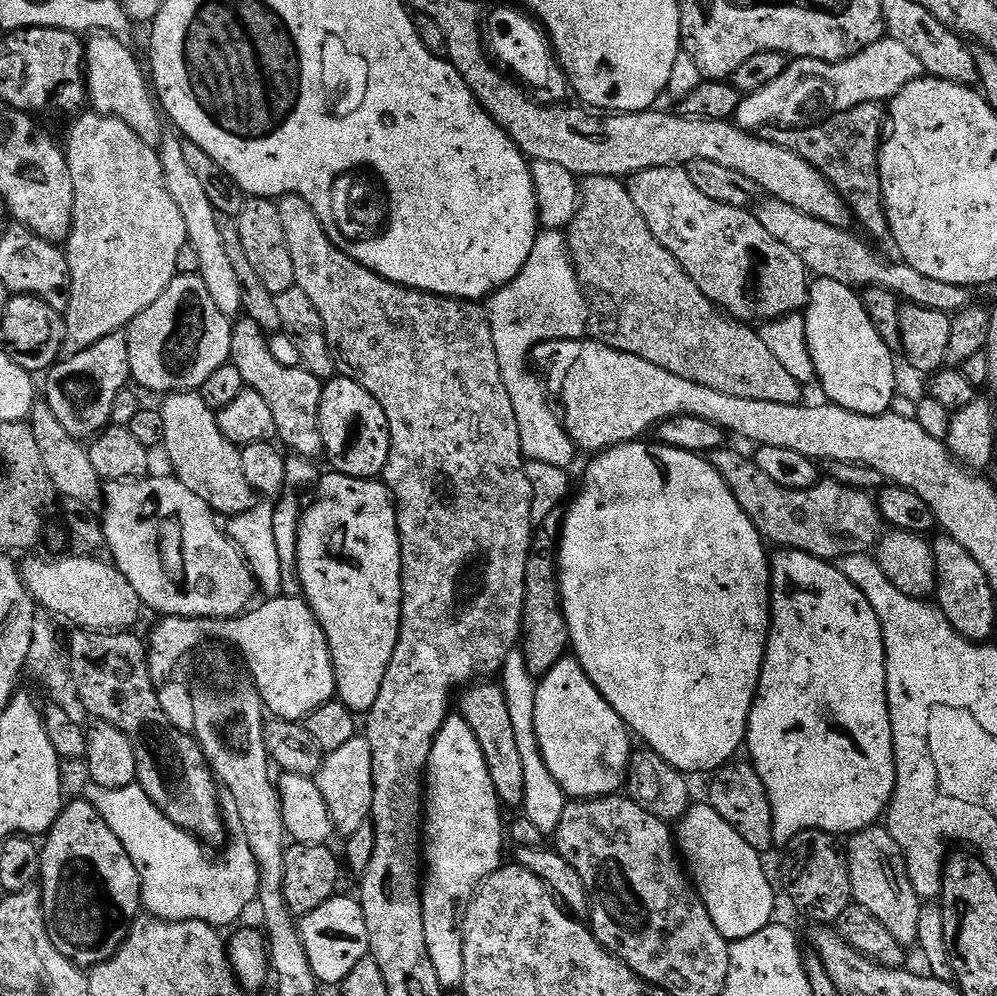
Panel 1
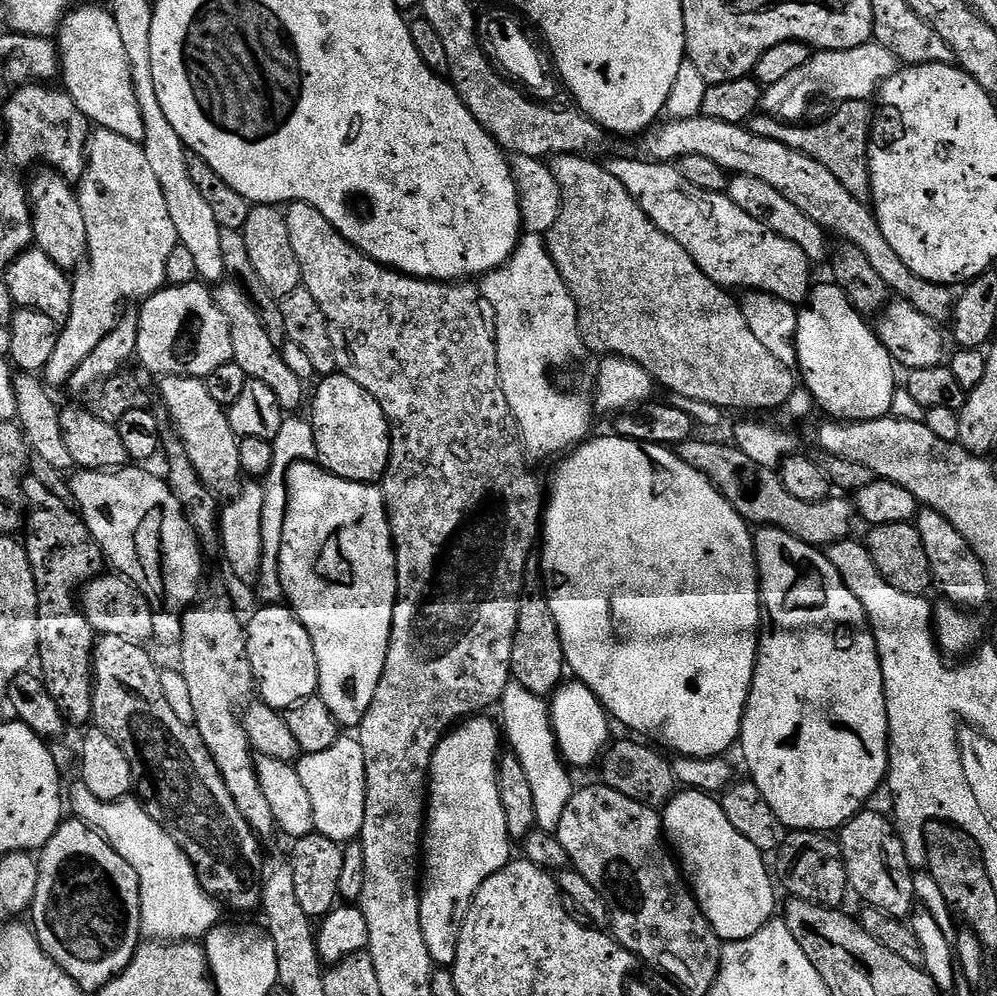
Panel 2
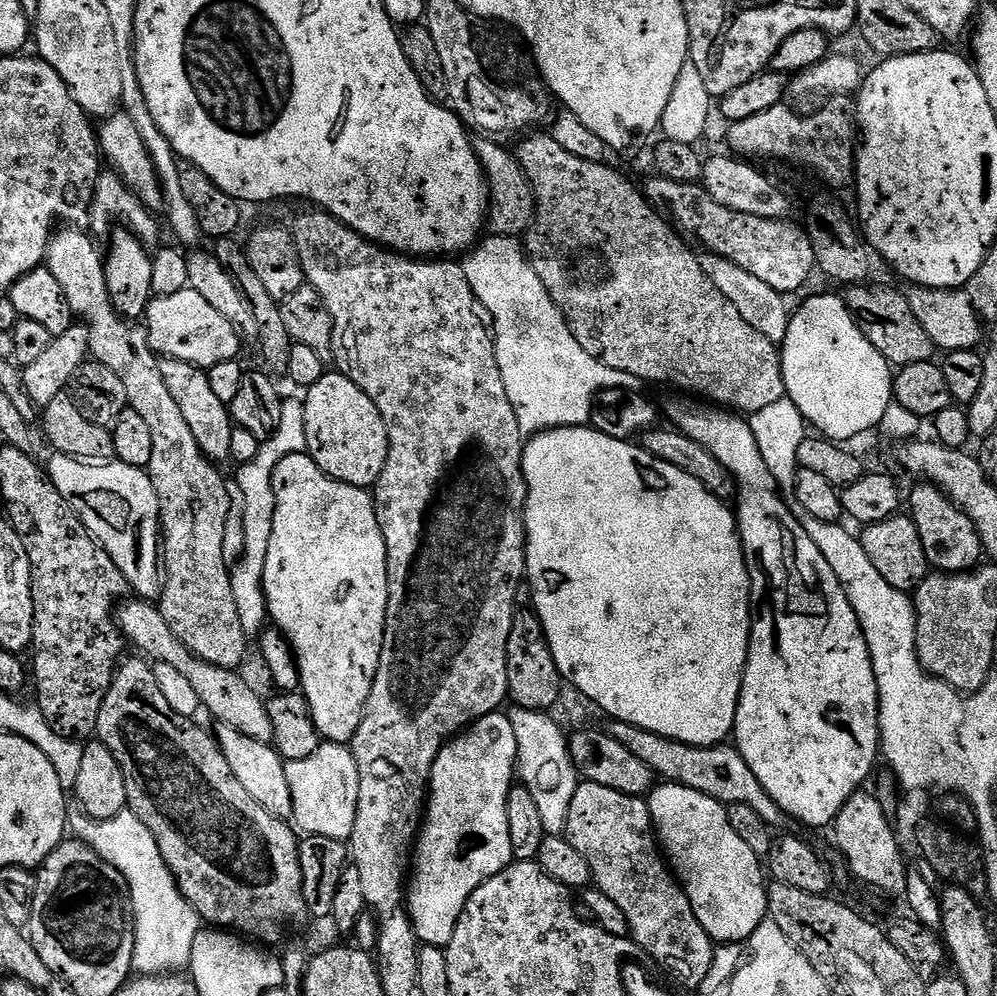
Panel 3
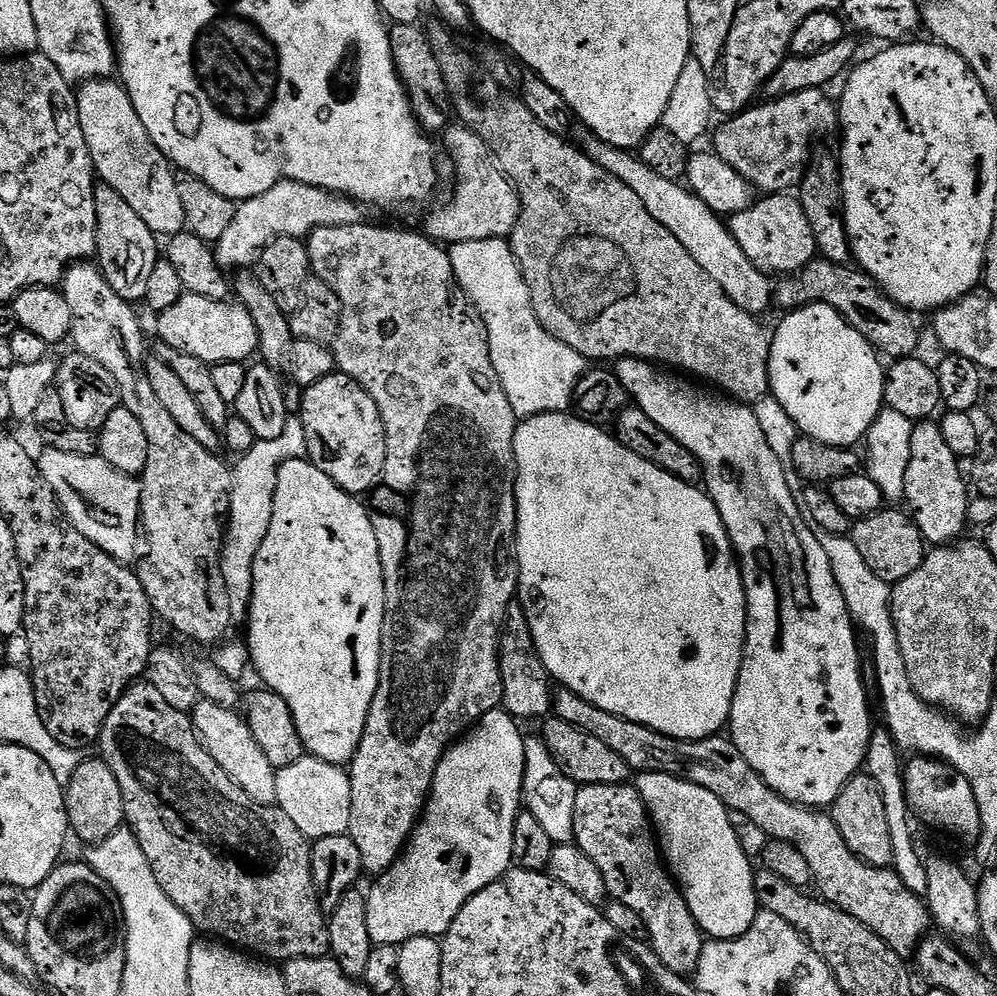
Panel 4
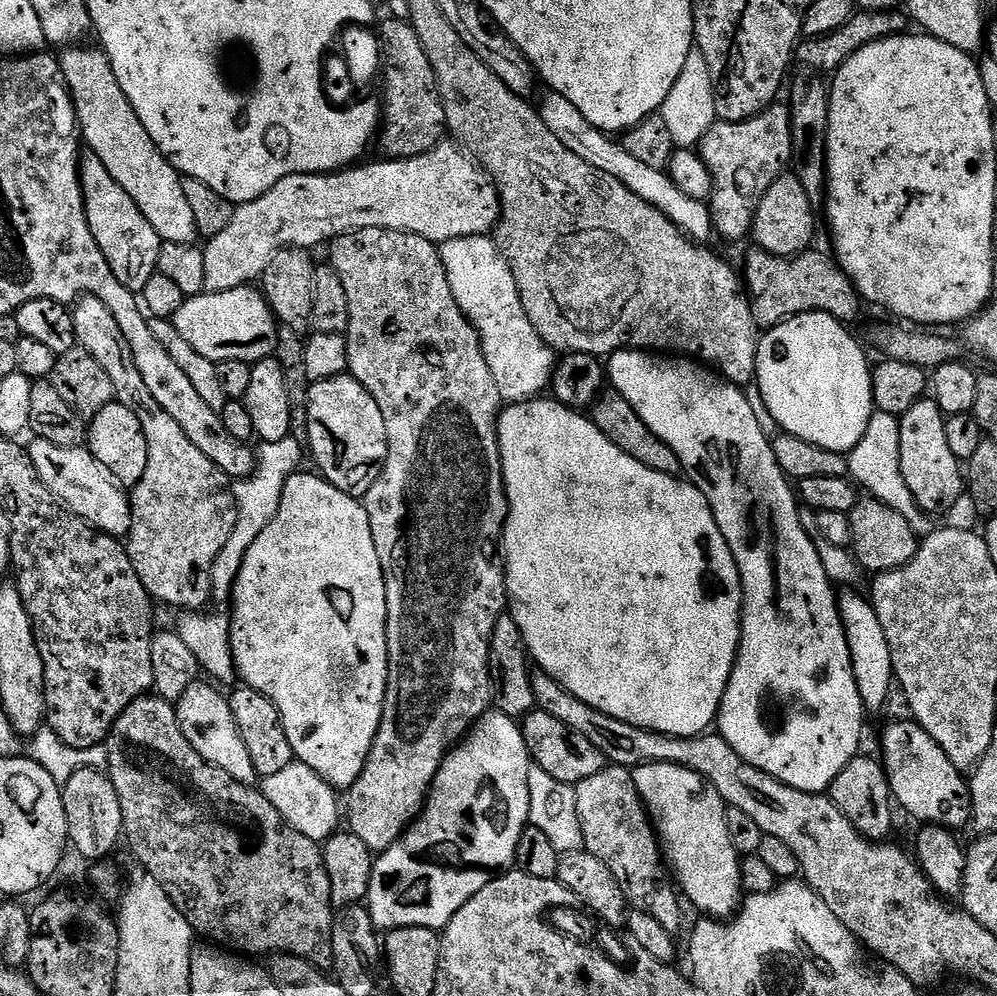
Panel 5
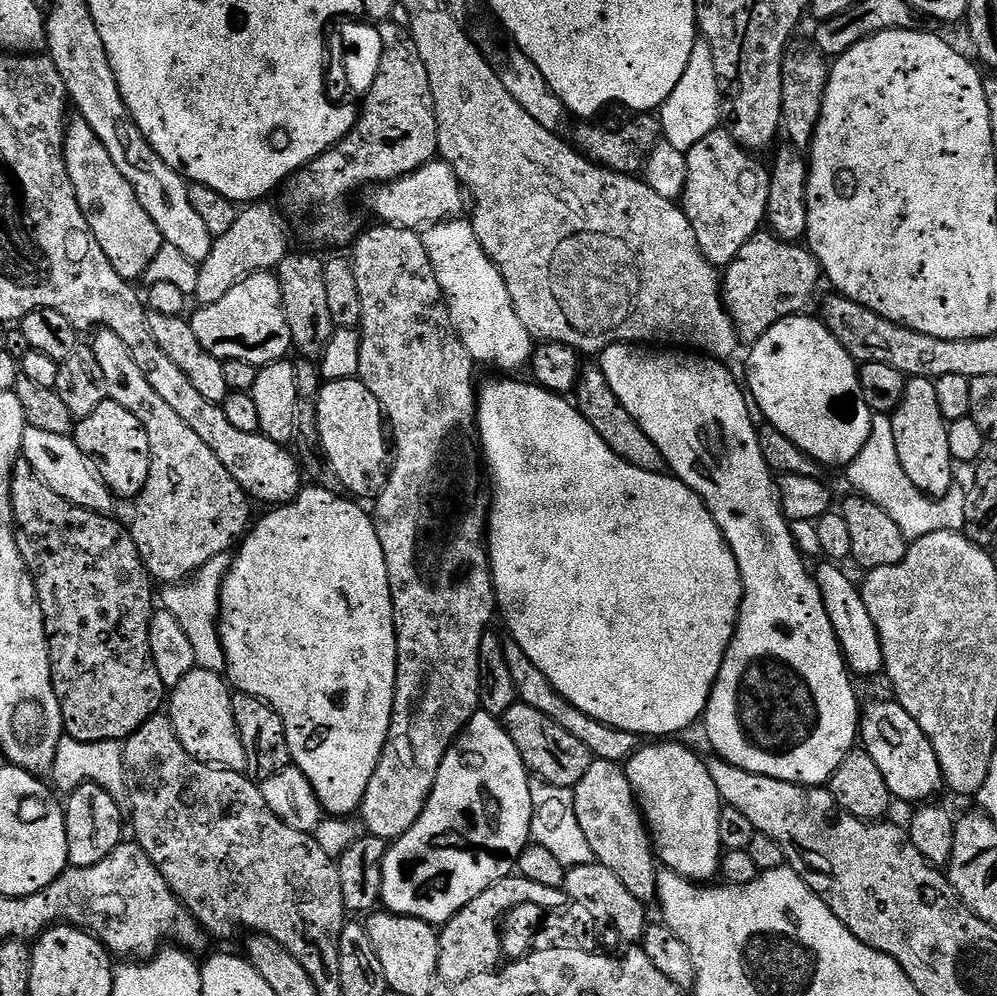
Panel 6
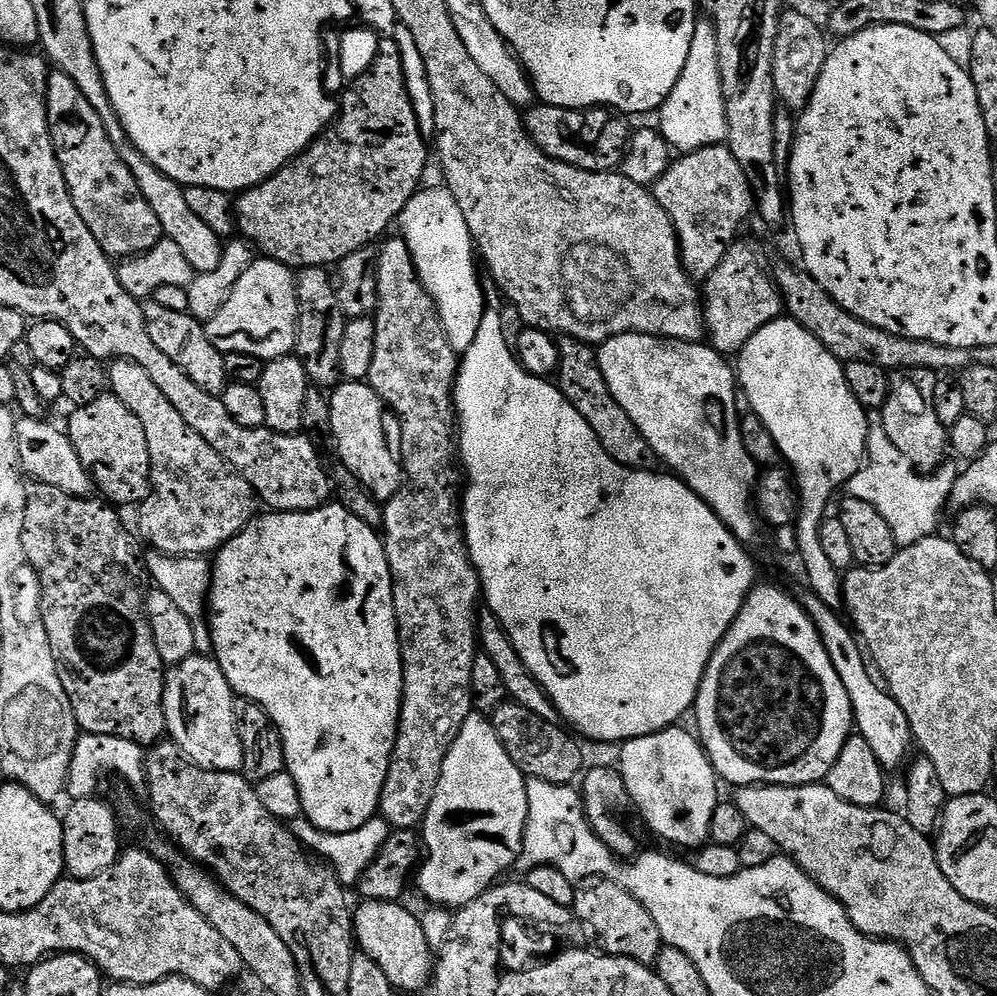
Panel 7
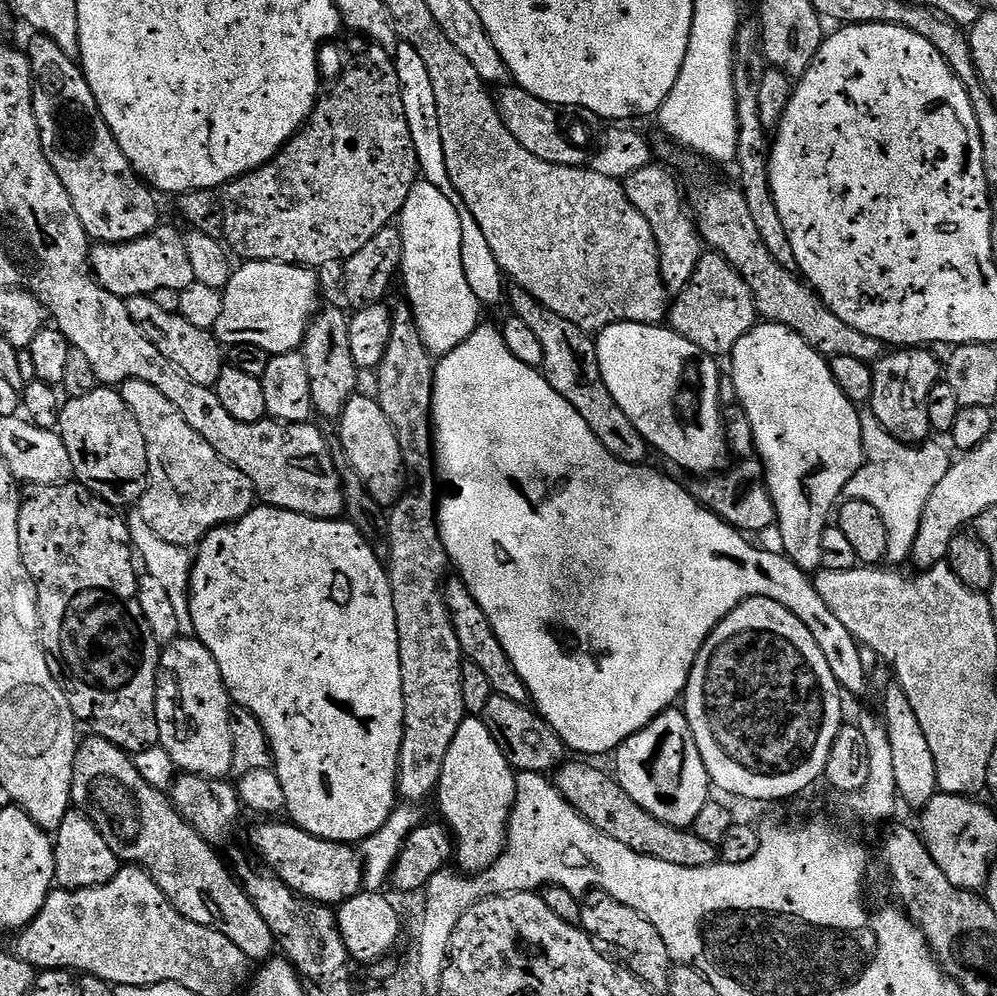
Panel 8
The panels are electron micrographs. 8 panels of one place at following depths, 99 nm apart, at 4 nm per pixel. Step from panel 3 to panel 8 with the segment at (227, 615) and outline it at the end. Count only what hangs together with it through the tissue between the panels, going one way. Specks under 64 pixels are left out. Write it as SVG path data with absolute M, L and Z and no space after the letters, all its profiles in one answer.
M127 380L119 385L118 391L122 402L130 406L130 414L138 418L142 438L146 438L148 489L140 499L138 511L158 538L166 538L166 542L179 548L191 549L208 533L233 524L257 507L256 488L250 478L223 460L218 450L182 418L178 406L174 406L166 394L154 390L150 382L137 380Z

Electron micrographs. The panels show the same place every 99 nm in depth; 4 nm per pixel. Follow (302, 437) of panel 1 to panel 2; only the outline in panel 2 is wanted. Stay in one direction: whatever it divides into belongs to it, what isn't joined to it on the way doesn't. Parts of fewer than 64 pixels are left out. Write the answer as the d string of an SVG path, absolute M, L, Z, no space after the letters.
M235 282L217 283L214 288L214 295L216 297L216 305L222 310L226 322L230 326L230 346L232 347L231 363L242 366L242 370L246 370L248 379L266 382L266 386L270 386L270 390L274 390L274 398L278 398L280 407L284 409L285 413L295 413L297 410L300 410L300 407L302 407L303 404L305 407L305 381L300 380L298 374L293 374L290 371L290 366L286 366L286 362L284 361L283 351L281 351L277 344L270 342L270 334L266 334L264 319L261 318L260 311L257 310L250 297L246 295Z

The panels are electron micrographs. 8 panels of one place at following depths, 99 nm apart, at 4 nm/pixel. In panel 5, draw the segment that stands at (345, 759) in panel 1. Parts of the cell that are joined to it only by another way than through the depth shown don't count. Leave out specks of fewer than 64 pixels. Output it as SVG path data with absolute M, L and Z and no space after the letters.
M293 762L279 774L263 777L262 791L264 797L282 814L282 818L298 834L306 834L306 838L323 842L335 836L342 824L342 800L337 789L331 788L310 766Z

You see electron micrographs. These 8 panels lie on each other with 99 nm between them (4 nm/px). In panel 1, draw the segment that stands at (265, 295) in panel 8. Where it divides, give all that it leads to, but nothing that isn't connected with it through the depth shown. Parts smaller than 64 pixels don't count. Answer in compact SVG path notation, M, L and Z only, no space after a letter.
M177 274L166 290L126 329L132 380L152 392L198 390L218 366L229 363L232 324L214 304L200 275Z

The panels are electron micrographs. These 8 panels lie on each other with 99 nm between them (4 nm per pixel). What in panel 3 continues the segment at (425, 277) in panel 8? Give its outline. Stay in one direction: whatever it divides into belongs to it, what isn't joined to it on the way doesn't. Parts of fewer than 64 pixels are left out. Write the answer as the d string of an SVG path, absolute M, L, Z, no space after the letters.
M492 234L489 237L489 240L481 239L463 257L462 267L466 282L470 282L470 290L474 290L482 306L486 306L492 315L491 329L496 342L498 370L502 370L502 386L506 386L506 398L510 398L510 406L514 406L521 433L535 434L547 432L550 428L587 425L592 418L592 401L596 393L604 388L635 389L638 384L636 376L608 368L578 346L578 338L574 338L562 310L554 298L550 298L550 290L542 286L542 278L538 278L534 266L529 262L525 245L521 241L519 244L516 236Z

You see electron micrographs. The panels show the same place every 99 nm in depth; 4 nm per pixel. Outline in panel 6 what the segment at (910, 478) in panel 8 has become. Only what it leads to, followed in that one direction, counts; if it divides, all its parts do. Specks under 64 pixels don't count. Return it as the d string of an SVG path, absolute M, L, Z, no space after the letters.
M875 413L871 422L870 436L867 438L862 450L859 451L858 458L852 460L852 463L847 465L847 472L848 480L851 486L854 487L851 489L854 489L859 495L867 497L868 500L886 511L886 514L889 514L890 518L898 524L898 528L902 530L903 536L911 542L921 540L926 535L932 533L963 531L966 518L966 498L976 476L977 463L961 464L960 468L953 471L954 483L950 491L942 497L928 497L910 482L910 478L906 476L906 472L902 468L898 457L898 450L895 449L891 417L887 413Z

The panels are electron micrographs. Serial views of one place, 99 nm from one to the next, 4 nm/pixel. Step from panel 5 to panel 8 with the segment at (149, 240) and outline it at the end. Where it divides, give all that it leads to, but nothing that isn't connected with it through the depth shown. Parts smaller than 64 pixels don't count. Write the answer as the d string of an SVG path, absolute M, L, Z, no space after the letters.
M39 34L31 38L33 40L26 47L26 55L32 71L32 105L42 138L42 150L50 166L54 166L54 174L58 174L62 186L66 186L66 194L70 194L70 202L74 202L74 214L78 214L78 222L82 222L82 230L86 230L89 241L125 244L156 231L161 223L157 197L132 169L110 126L106 126L98 110L98 102L84 77L84 69L72 56L63 53L58 42Z

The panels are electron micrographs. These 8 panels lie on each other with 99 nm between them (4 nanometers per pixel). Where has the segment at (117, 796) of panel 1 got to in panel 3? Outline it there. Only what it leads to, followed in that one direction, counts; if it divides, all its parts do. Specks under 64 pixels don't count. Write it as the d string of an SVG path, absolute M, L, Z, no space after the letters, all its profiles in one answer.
M79 804L68 806L67 831L86 846L90 846L122 878L126 878L126 893L134 910L134 958L132 967L141 977L151 978L165 974L176 974L187 969L191 962L194 938L202 929L200 915L192 909L190 902L180 893L172 871L158 850L154 834L130 811L119 812L114 818L95 820L85 814Z

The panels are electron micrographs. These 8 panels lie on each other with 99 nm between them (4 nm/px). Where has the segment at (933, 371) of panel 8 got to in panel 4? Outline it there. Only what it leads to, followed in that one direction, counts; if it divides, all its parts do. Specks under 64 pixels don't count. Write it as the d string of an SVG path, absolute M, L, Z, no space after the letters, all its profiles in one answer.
M935 419L913 423L903 499L908 502L906 508L912 521L929 545L943 546L959 541L964 527L969 527L970 484L965 473L964 476L960 473L960 464L954 450L946 446L946 438L942 438L942 430Z

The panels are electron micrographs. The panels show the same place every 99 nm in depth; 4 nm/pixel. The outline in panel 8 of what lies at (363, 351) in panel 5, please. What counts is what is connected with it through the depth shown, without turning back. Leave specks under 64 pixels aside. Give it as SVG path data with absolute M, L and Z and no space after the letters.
M407 303L395 305L392 317L390 346L386 346L386 358L375 369L376 392L390 426L398 434L398 446L402 446L404 470L410 483L404 489L404 497L390 509L386 516L388 530L388 555L386 567L388 581L394 598L394 614L398 622L398 650L402 662L402 694L404 695L404 737L400 747L400 769L396 775L396 787L405 801L420 802L440 787L442 766L446 766L446 754L458 726L466 719L462 698L462 670L466 663L464 651L460 649L458 634L452 625L452 613L444 601L444 571L450 568L448 552L440 537L438 519L438 480L434 463L434 441L432 439L432 387L436 381L434 360L428 347L422 342L412 310Z

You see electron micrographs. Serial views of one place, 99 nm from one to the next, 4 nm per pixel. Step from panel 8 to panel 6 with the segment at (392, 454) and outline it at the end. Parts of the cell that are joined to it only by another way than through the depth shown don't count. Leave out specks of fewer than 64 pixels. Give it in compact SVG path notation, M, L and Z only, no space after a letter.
M359 378L330 380L321 387L316 409L316 425L324 458L330 462L330 466L334 466L341 489L356 498L379 496L390 471L390 440L386 435L386 417L380 400L366 390Z

